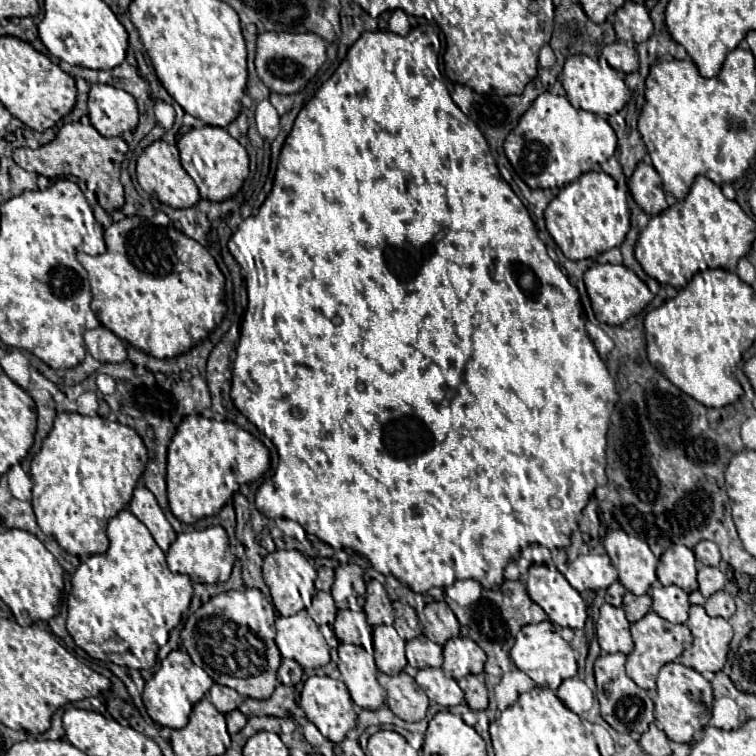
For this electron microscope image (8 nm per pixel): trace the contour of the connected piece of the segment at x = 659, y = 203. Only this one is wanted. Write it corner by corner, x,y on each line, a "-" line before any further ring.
638,163
634,175
630,177
628,189
630,189
634,201
640,205
640,209
648,217
654,217
654,215
662,213
664,209
668,209
666,199
664,199
662,181
652,165

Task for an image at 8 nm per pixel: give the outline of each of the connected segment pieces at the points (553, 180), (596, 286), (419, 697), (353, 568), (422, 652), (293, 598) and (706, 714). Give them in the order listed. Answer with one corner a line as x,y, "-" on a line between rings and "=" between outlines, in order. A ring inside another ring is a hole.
542,93
506,137
504,151
528,187
554,189
572,183
596,163
608,161
616,151
616,133
606,119
574,109
566,97
=
596,263
594,267
590,267
584,273
584,283
586,283
586,289
588,289
596,319
600,323
608,323
608,325
622,325
628,317
638,315
654,299
654,295
646,287
646,283
640,281
638,275
624,265
=
378,673
378,683
386,689
386,703
394,715
408,723
422,721
426,717
428,697
408,673
398,673
394,677
=
356,564
340,565
335,569
331,595
338,609
358,611
362,609
366,595
363,570
=
418,635
406,643
406,659
414,669
442,667
442,647
424,635
=
274,551
274,553
268,553
266,561
264,561
264,567
262,567
262,573
264,573
264,581
270,589
274,607
278,609
280,615
288,617
288,615
294,615
298,611
307,611
317,591
314,585
317,571
308,563
306,556
302,555
300,551
=
678,661
666,663
658,673
658,695
656,695
656,721
662,723
664,733
670,741
692,743
694,735
710,723
714,703
714,691
710,681
706,681
698,671
684,667

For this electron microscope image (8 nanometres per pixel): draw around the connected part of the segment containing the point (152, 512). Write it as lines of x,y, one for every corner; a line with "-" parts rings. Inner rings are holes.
144,485
136,487
128,509
148,527
148,531
152,533
152,537
156,539
160,549
168,551
170,543
176,539
176,533
174,533
172,525
166,521
156,497

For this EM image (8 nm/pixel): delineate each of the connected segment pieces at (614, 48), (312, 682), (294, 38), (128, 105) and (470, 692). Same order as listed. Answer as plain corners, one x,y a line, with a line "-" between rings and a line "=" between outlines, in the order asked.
616,41
610,43
602,49
602,57
608,61
610,67
622,73
632,73
638,69
638,53
634,47
=
312,675
306,679
302,695
300,695
300,707
306,711
308,721
312,721
318,727
318,731
332,743
342,743
346,739
346,733
356,727
354,701
346,685
328,675
=
260,33
256,47
256,71
262,83
274,93
296,93
316,75
326,61
326,43
316,33
=
92,85
88,115
96,131
104,137
120,137
138,125
136,99
124,89
112,85
=
466,675
464,679
458,681
466,695
466,703
472,711
480,711
488,707
488,689
486,683
478,675

